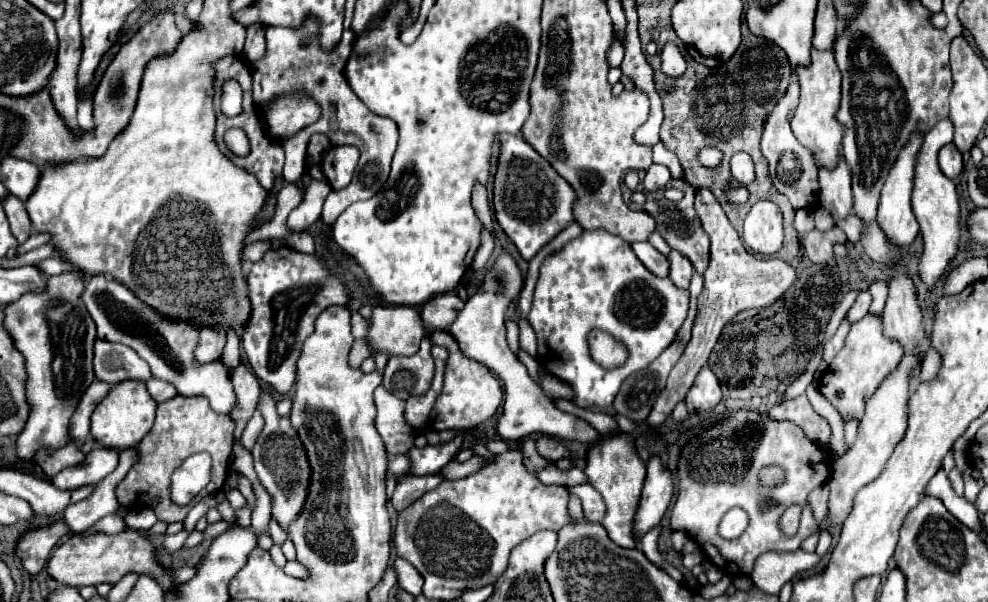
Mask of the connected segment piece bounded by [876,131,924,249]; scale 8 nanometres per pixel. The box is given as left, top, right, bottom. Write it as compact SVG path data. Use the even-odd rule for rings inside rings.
M914 131L910 135L910 141L902 147L902 151L898 153L898 159L894 163L894 167L888 173L888 179L882 187L882 195L880 195L880 205L878 205L878 223L884 229L884 233L890 237L890 241L894 241L894 245L906 249L914 243L916 235L918 235L918 221L912 213L912 205L910 205L910 197L912 197L912 187L914 187L914 167L916 167L916 157L920 153L924 141L924 133L922 131Z

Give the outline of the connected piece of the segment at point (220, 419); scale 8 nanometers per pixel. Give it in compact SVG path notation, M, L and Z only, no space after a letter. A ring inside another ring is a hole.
M174 397L170 401L164 401L158 405L156 413L156 423L150 429L150 433L142 439L142 445L138 445L140 459L138 463L130 469L130 473L124 477L124 481L116 489L116 497L122 505L128 509L138 509L146 507L154 497L160 499L156 505L156 515L158 519L166 523L182 521L186 519L188 511L192 505L196 505L202 497L216 493L222 489L228 473L228 459L230 459L230 445L232 445L232 433L234 433L234 421L230 421L228 415L220 415L210 409L210 403L206 397ZM198 451L208 451L212 455L212 481L206 491L200 493L198 499L194 499L188 507L176 507L170 499L170 475L182 459L186 459L192 453Z

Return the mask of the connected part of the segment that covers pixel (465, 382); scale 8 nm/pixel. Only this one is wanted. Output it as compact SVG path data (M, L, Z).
M436 331L432 335L432 343L446 347L450 358L447 360L446 369L444 369L442 393L438 395L435 407L430 414L430 429L446 431L466 428L465 423L479 425L494 416L502 403L502 387L500 387L498 377L494 377L484 364L462 355L462 351L458 349L458 343L444 331Z

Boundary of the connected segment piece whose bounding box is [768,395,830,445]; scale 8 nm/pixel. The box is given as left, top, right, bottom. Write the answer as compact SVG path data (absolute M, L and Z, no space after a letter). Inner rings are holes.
M800 395L796 399L790 399L790 401L784 401L784 403L776 405L776 407L772 407L768 411L768 415L776 417L776 419L794 421L818 445L828 443L828 439L830 439L830 425L828 425L828 421L824 417L820 417L812 409L812 405L806 399L806 395Z

